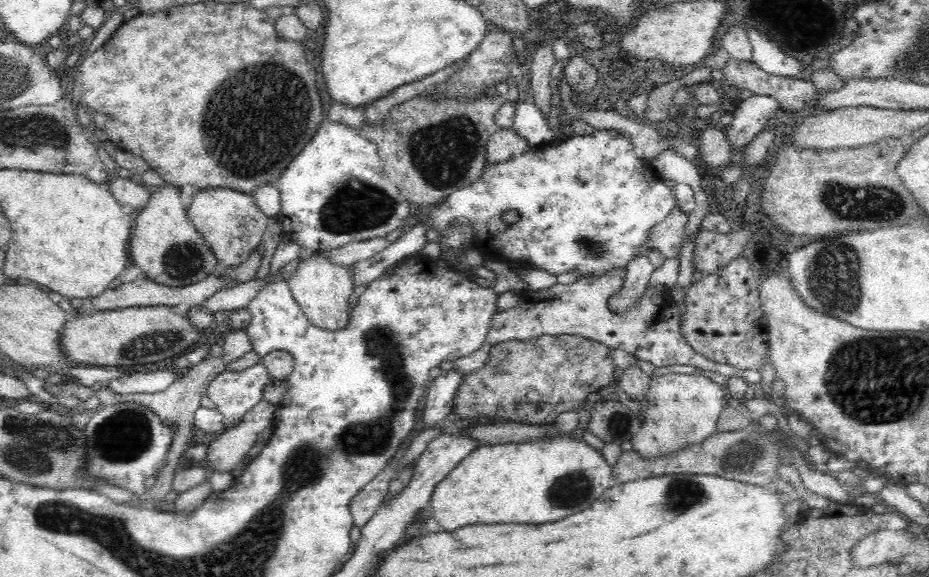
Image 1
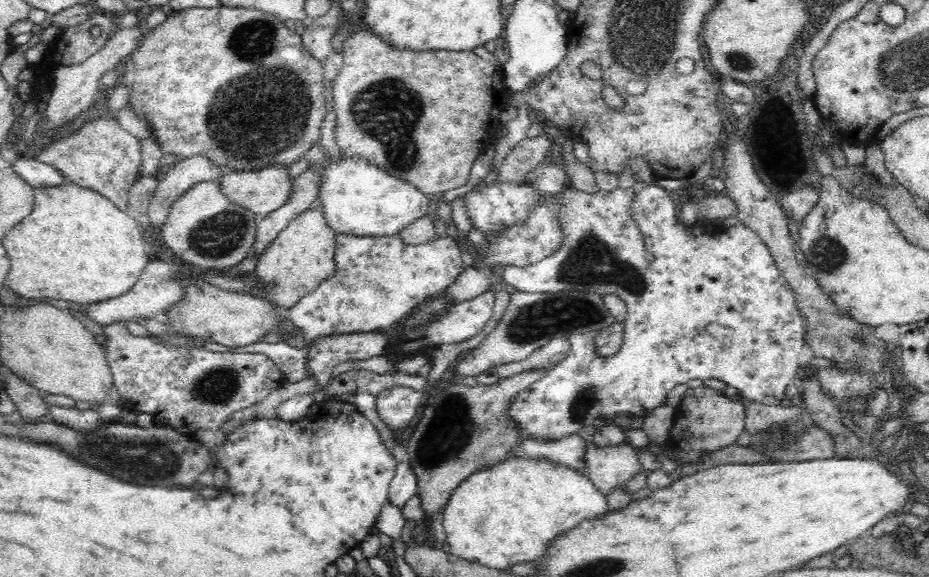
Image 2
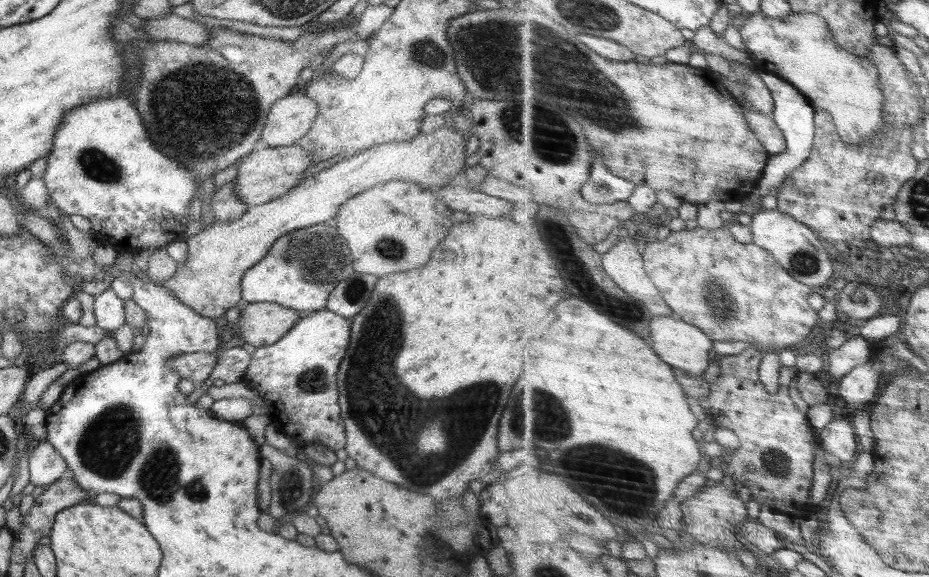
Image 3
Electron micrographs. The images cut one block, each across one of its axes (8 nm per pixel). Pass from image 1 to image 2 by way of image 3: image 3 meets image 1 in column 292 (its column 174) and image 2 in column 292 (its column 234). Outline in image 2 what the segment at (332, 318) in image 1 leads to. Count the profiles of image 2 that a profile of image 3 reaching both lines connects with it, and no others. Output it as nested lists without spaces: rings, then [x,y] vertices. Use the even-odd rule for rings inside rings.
[[[310,207],[300,213],[262,251],[256,273],[259,282],[265,284],[269,300],[282,308],[292,310],[298,300],[318,289],[318,286],[336,274],[336,233],[328,226],[321,208]]]

